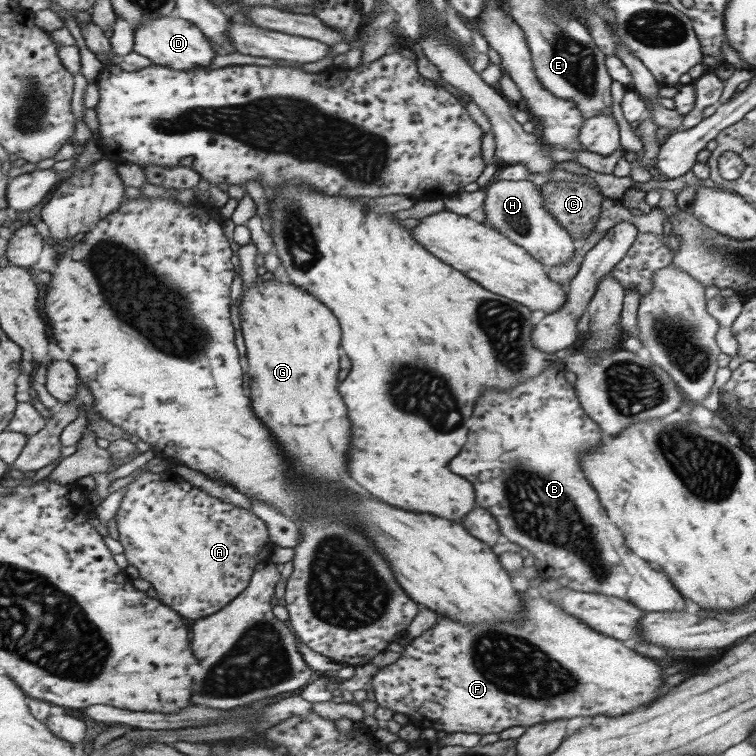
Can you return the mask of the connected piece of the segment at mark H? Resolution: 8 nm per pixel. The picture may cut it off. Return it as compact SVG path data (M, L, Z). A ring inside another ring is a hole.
M495 181L485 191L483 210L489 226L505 233L513 243L525 248L529 255L540 260L547 268L566 264L575 257L575 240L553 217L553 213L545 209L542 187L537 187L532 181Z

